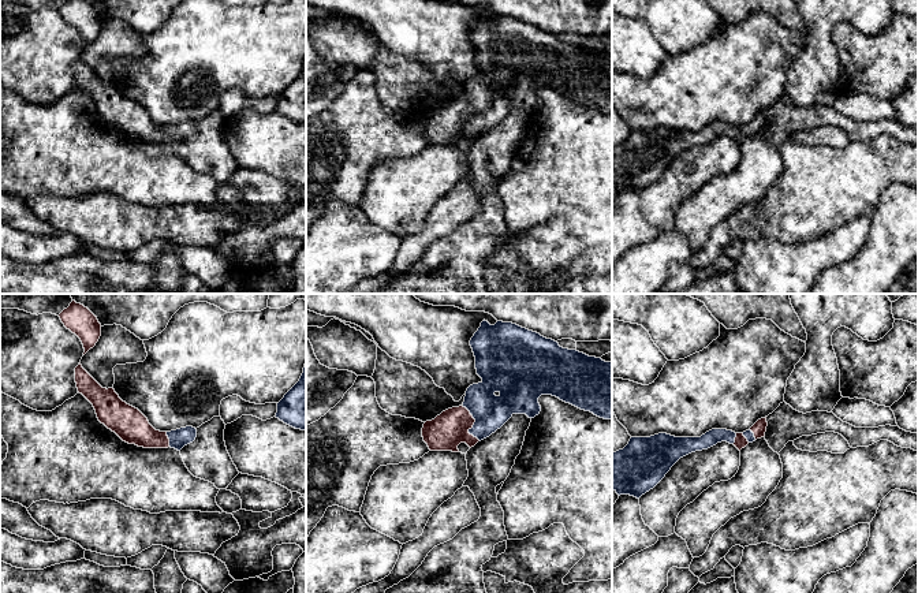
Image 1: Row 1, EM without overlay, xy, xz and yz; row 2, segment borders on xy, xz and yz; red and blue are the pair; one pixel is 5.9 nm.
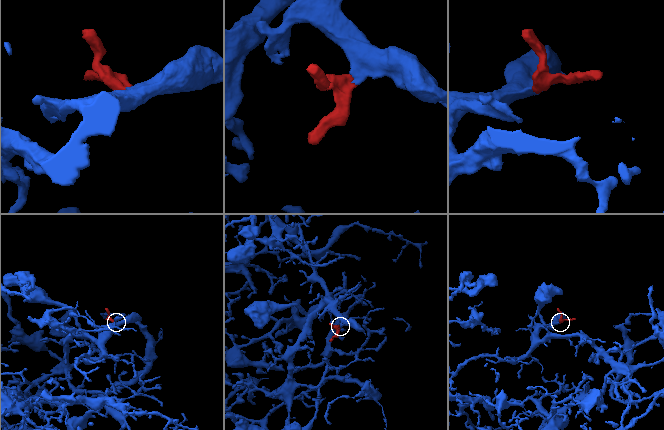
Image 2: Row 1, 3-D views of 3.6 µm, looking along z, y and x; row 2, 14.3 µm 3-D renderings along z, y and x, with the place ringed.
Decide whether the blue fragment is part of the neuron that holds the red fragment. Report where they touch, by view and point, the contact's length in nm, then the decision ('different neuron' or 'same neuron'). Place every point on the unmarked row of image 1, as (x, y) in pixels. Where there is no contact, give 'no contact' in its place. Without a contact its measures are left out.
xz (473, 118) | 240 nm | same neuron

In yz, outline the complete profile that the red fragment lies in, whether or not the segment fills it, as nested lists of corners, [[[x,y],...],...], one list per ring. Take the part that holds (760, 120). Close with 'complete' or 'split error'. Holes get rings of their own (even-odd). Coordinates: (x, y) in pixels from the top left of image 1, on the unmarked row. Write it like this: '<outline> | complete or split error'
[[[765,111],[743,127],[712,123],[701,131],[675,131],[667,127],[631,131],[623,143],[612,146],[612,183],[619,190],[639,193],[653,183],[680,152],[721,135],[734,138],[740,145],[749,137],[764,131],[766,120]]] | split error

